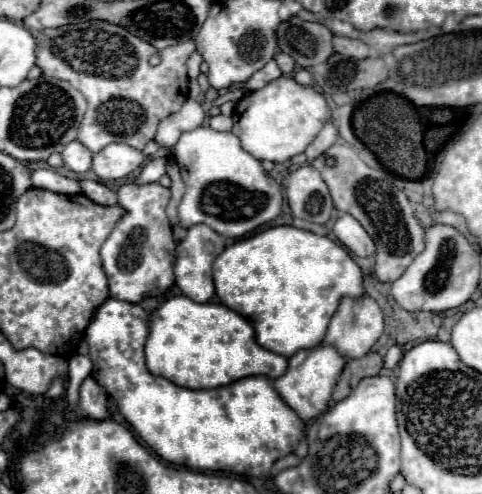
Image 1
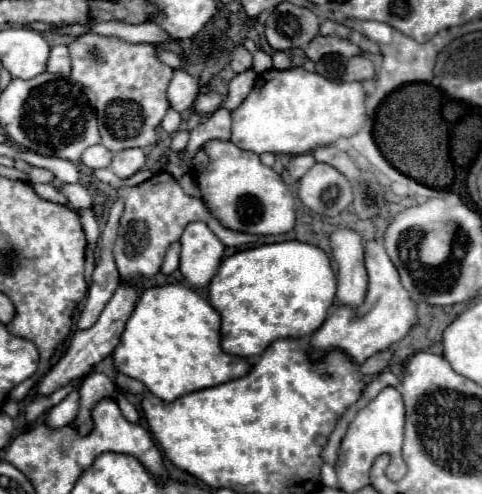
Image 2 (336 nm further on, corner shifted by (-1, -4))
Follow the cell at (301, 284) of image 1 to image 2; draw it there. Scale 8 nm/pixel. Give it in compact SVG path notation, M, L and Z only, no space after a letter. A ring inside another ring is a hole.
M289 240L225 258L209 284L209 302L221 314L221 348L241 358L257 358L275 340L311 336L327 318L335 290L331 260L313 244Z

